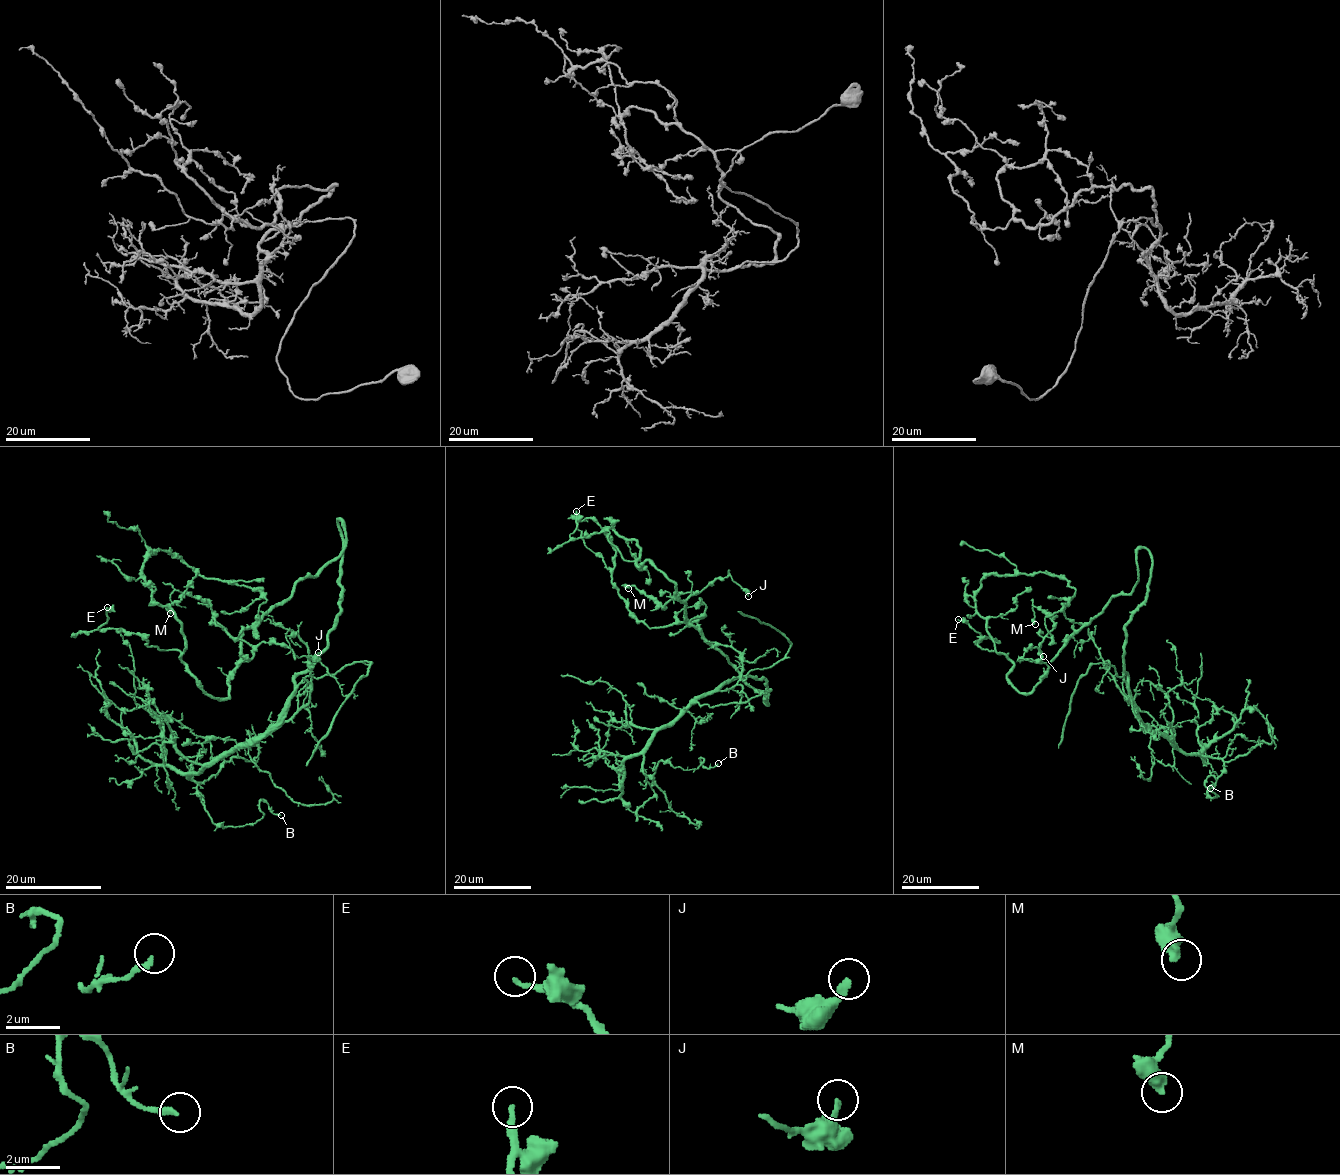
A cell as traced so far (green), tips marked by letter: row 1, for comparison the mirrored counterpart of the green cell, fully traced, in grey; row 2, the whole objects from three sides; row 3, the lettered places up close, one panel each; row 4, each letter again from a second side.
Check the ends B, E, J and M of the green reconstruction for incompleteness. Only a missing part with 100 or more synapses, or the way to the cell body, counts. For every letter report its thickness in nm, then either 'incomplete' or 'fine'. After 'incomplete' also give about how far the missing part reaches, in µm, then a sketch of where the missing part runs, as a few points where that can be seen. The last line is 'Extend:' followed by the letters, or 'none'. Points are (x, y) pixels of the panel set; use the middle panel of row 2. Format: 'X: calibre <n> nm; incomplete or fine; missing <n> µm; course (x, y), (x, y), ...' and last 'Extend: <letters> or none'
B: calibre 200 nm; fine
E: calibre 180 nm; fine
J: calibre 200 nm; fine
M: calibre 500 nm; fine
Extend: none

